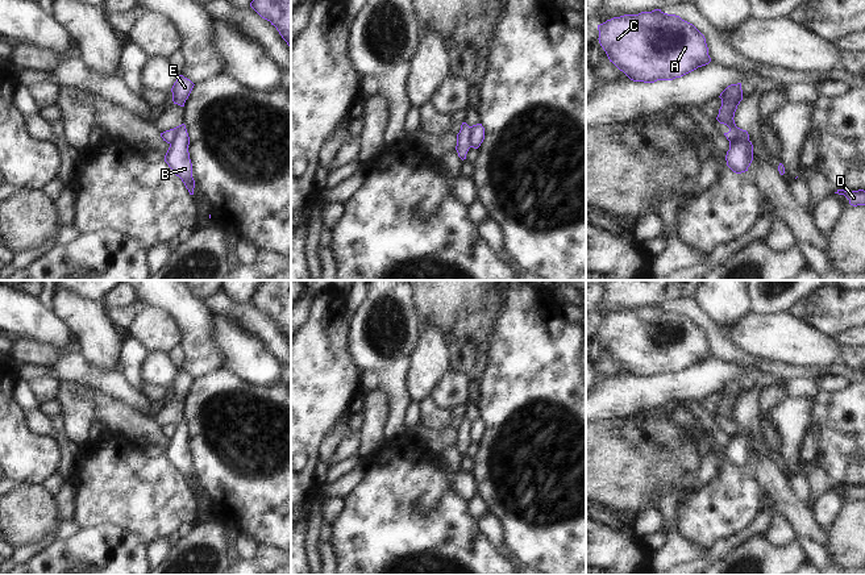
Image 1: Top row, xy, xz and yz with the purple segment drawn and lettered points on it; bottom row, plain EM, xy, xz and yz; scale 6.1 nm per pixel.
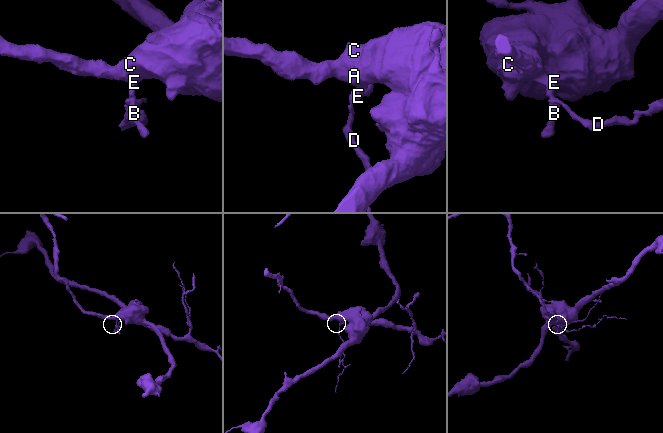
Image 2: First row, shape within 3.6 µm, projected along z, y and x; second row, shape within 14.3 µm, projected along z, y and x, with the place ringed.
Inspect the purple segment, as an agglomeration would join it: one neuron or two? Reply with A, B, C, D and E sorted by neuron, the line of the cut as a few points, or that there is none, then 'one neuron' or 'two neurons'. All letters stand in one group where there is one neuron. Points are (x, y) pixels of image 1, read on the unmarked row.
A B C E / D | xz (471, 421), (469, 441) | two neurons

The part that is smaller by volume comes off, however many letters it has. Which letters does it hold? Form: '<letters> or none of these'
D

